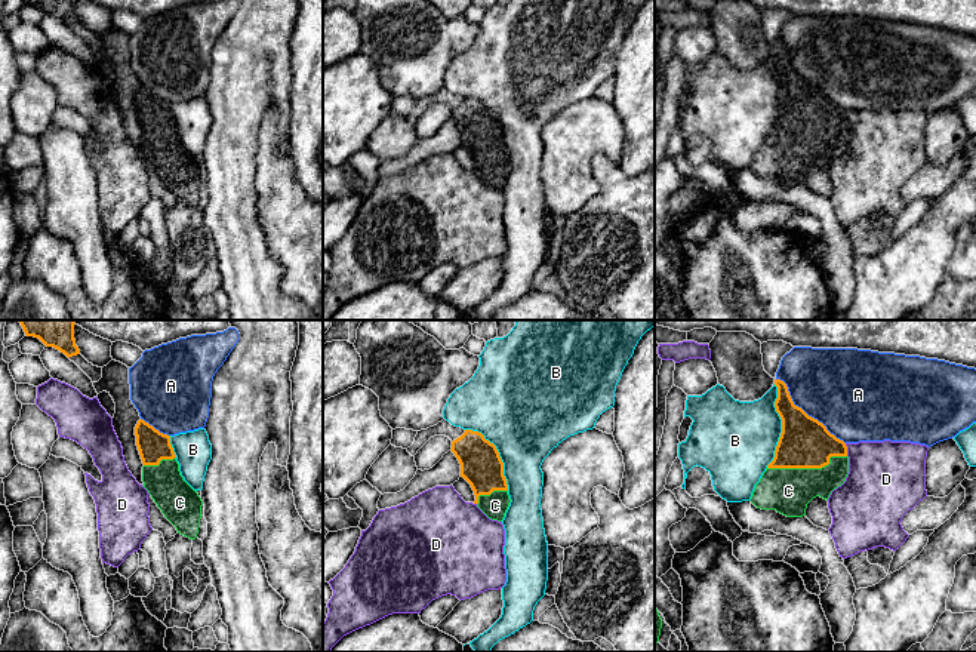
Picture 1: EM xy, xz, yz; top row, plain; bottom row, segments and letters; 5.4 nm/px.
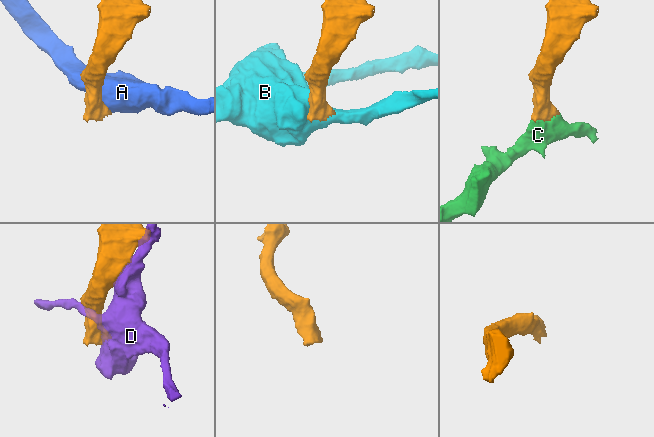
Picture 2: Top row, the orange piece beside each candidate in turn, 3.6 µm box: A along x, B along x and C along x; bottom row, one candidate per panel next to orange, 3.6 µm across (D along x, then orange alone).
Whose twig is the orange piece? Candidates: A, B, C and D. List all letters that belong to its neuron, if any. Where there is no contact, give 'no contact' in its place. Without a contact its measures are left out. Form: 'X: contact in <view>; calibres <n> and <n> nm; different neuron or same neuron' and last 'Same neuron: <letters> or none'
A: contact in yz; calibres 280 and 440 nm; different neuron
B: contact in yz; calibres 280 and 400 nm; different neuron
C: contact in yz; calibres 280 and 260 nm; same neuron
D: contact in yz; calibres 280 and 380 nm; different neuron
Same neuron: C

